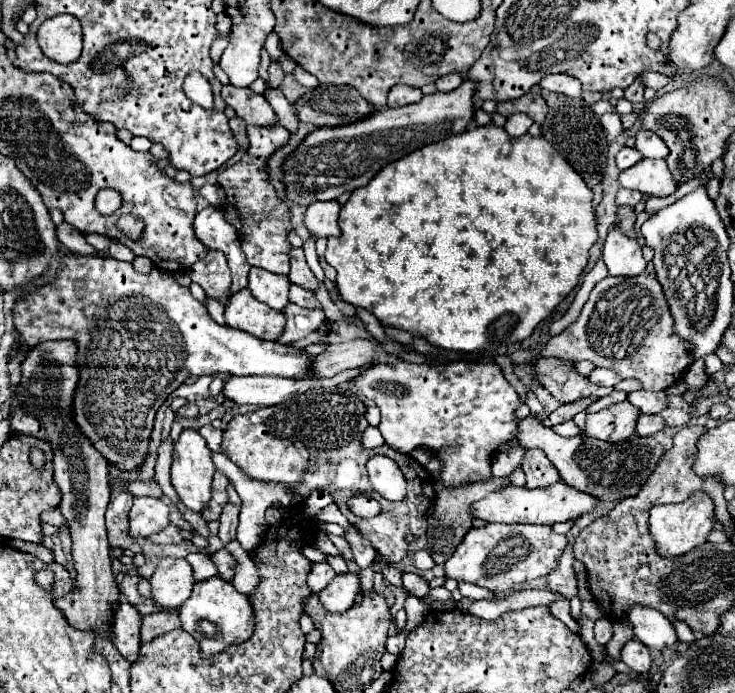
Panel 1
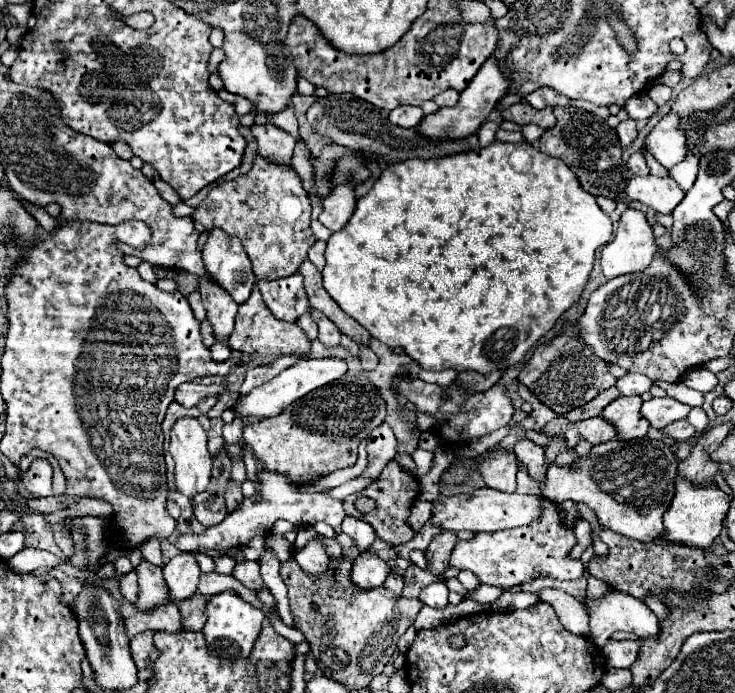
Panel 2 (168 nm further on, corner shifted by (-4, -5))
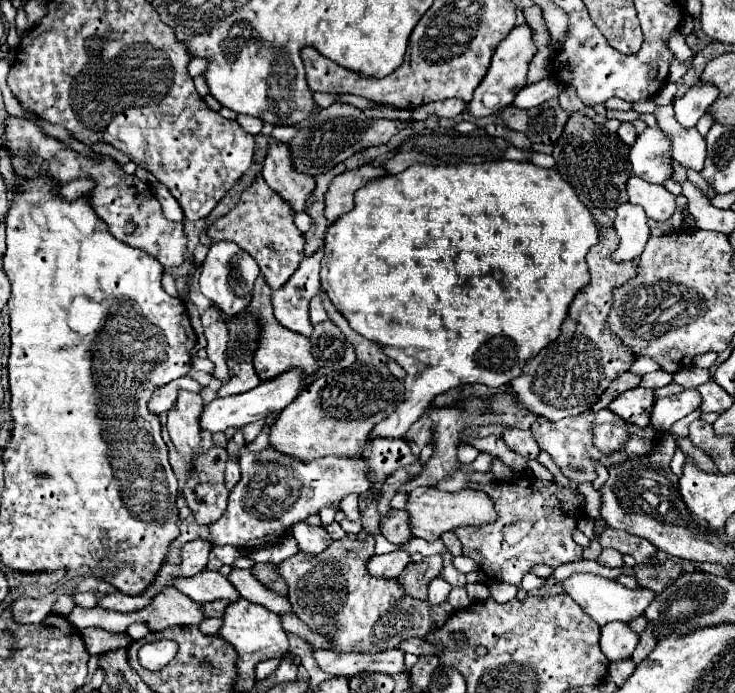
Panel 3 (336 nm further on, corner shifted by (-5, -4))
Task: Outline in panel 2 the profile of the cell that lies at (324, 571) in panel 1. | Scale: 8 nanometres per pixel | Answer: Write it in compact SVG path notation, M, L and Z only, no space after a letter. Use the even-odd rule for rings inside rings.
M310 540L304 548L294 550L294 558L302 566L302 570L306 570L310 574L326 572L328 562L330 562L330 558L324 550L324 544L320 540Z

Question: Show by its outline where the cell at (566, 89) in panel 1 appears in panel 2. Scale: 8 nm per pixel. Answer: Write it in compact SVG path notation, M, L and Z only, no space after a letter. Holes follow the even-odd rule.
M538 88L536 92L530 92L530 96L526 96L526 102L538 110L546 108L546 106L568 106L570 98L558 94L552 88Z

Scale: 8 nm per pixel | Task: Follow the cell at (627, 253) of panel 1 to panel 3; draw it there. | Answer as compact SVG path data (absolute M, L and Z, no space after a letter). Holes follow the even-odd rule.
M631 203L619 205L615 211L617 211L617 217L615 217L613 227L617 231L619 245L609 255L609 259L615 263L635 261L643 253L645 243L649 239L647 215L645 215L643 207L631 205Z

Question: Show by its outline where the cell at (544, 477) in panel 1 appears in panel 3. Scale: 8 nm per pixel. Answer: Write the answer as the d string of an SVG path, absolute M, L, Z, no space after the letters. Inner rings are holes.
M505 429L503 433L503 441L507 443L509 449L513 449L515 453L523 455L525 459L535 459L539 455L539 445L535 443L531 431L523 431L523 429Z

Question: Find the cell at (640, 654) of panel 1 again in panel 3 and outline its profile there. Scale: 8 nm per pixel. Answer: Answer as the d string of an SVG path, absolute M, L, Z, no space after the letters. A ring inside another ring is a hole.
M611 623L601 629L601 649L609 661L623 661L633 655L633 649L639 643L639 637L623 623Z

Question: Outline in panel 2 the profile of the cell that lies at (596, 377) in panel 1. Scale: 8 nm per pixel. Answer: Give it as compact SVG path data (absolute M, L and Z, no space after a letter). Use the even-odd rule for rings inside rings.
M626 374L622 378L618 378L616 386L624 396L632 396L632 394L644 394L652 388L652 380L648 376L642 374Z

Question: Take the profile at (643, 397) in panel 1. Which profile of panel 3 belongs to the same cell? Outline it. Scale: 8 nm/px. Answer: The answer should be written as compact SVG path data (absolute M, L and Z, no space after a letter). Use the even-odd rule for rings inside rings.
M697 389L681 391L677 395L669 395L669 397L659 397L659 399L655 399L653 409L651 409L651 425L657 431L665 433L671 429L673 423L683 419L691 411L695 411L699 405L701 405L701 399L699 399Z

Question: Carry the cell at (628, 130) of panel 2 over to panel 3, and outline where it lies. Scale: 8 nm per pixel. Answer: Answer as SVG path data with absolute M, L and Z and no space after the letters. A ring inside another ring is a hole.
M621 123L621 127L619 127L619 137L631 147L633 143L635 143L635 137L637 137L637 131L635 131L635 127L633 127L633 123Z

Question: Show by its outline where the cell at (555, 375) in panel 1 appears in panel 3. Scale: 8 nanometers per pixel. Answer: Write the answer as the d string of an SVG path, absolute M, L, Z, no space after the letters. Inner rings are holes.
M601 225L599 231L601 239L587 255L591 279L573 299L561 325L561 335L551 345L541 349L531 361L527 361L521 369L521 375L509 383L519 401L523 401L531 413L551 421L589 411L609 383L617 375L625 373L635 361L635 357L621 347L619 339L605 329L605 319L611 305L611 289L623 285L625 279L635 277L635 263L611 263L607 255L611 255L617 243L615 229Z

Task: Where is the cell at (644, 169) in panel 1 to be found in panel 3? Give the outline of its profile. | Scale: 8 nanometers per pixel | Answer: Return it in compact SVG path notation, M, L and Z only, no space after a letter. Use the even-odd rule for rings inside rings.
M631 175L627 181L627 195L629 201L633 205L641 205L647 217L653 221L667 221L677 209L677 197L673 193L669 193L663 185L647 183L645 179L639 179L635 175Z

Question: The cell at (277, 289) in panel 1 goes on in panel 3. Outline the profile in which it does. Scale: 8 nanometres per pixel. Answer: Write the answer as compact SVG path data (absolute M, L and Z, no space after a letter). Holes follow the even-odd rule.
M319 249L315 255L305 257L299 265L299 269L289 277L289 281L275 289L271 299L273 299L273 313L275 319L301 335L311 335L313 325L309 323L309 301L313 295L319 293L321 283L319 283L319 269L321 269L321 253Z

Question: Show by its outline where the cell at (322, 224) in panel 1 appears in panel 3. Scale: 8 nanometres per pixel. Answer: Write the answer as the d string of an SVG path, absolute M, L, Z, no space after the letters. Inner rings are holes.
M363 165L353 171L345 171L345 175L337 175L327 193L325 193L325 217L333 223L337 217L353 209L353 193L361 189L367 181L385 175L387 171L381 165Z

